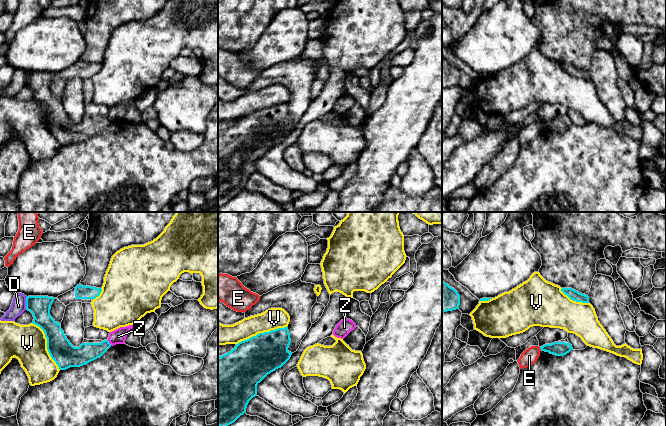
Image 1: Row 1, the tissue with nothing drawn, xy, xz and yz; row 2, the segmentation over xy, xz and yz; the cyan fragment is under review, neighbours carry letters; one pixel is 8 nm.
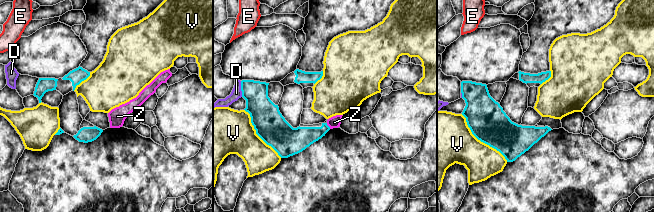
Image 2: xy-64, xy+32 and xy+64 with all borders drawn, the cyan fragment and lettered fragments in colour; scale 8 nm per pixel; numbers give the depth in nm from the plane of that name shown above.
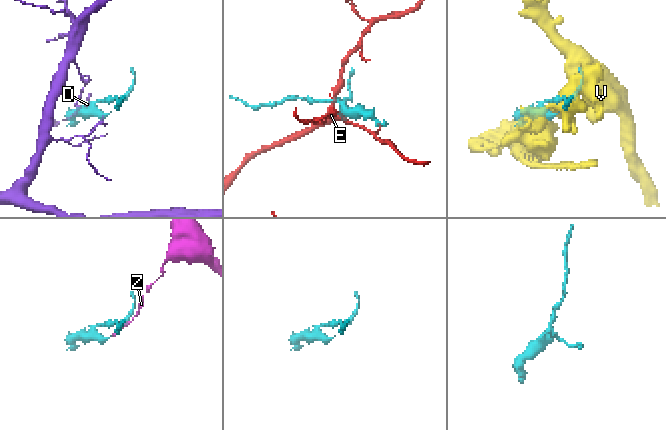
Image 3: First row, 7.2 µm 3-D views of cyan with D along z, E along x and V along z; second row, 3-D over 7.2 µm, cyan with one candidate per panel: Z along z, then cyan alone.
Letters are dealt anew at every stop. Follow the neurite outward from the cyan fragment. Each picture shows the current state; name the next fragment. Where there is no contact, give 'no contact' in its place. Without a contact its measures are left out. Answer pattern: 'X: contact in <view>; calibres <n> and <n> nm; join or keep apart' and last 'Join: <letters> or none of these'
D: contact in xy; calibres 170 and 120 nm; keep apart
E: contact in yz; calibres 110 and 120 nm; keep apart
V: contact in xz; calibres 340 and 170 nm; keep apart
Z: contact in xy; calibres 160 and 120 nm; keep apart
Join: none of these

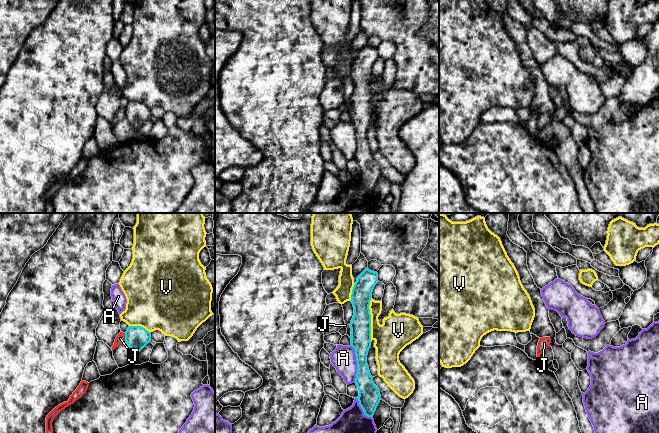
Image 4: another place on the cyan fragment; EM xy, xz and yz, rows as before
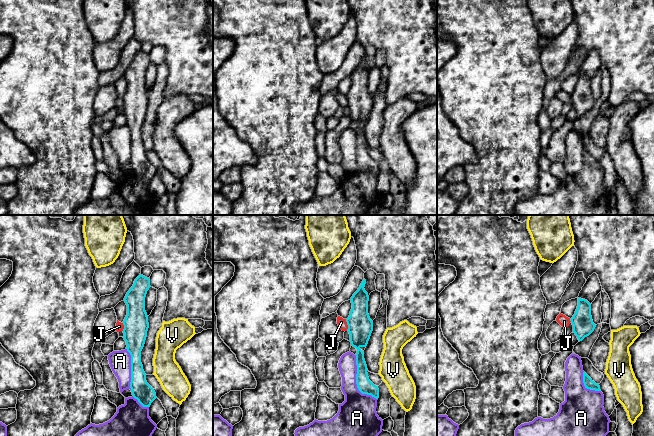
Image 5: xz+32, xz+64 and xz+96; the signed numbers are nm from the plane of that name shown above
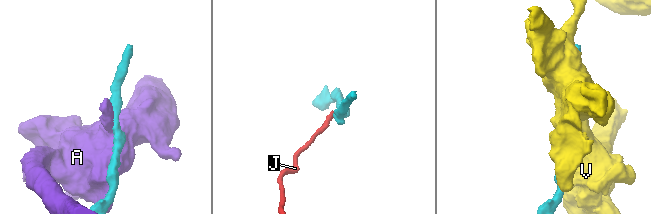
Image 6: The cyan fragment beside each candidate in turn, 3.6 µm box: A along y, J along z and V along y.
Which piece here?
A: contact in xz; calibres 160 and 200 nm; keep apart
J: contact in xy; calibres 190 and 70 nm; keep apart
V: contact in xz; calibres 170 and 280 nm; keep apart
Join: none of these

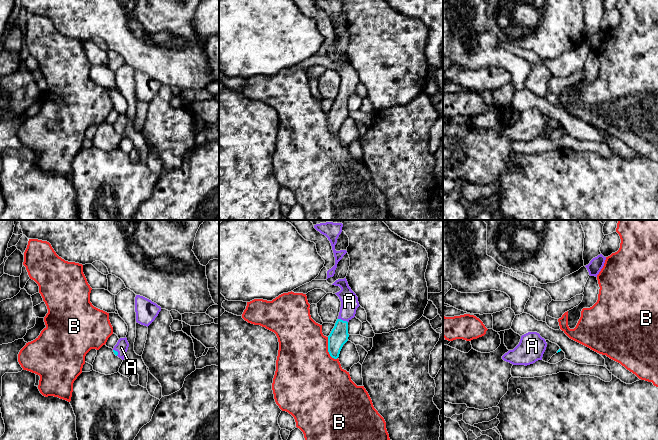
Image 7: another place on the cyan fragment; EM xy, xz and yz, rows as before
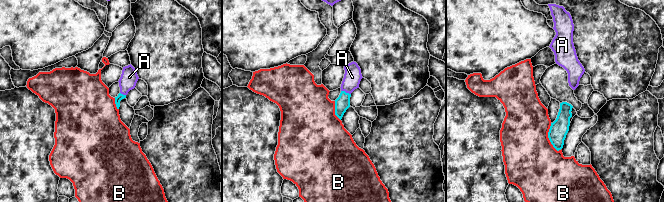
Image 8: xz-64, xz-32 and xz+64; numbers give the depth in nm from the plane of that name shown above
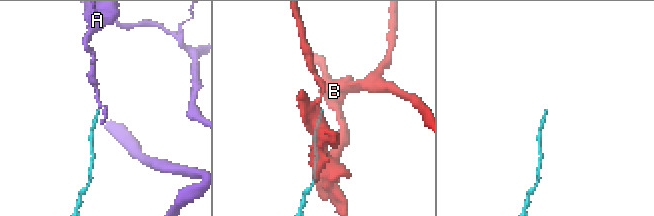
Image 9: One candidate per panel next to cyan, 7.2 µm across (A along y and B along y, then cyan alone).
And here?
A: contact in xz; calibres 150 and 140 nm; join
B: contact in xz; calibres 150 and 460 nm; keep apart
Join: A

